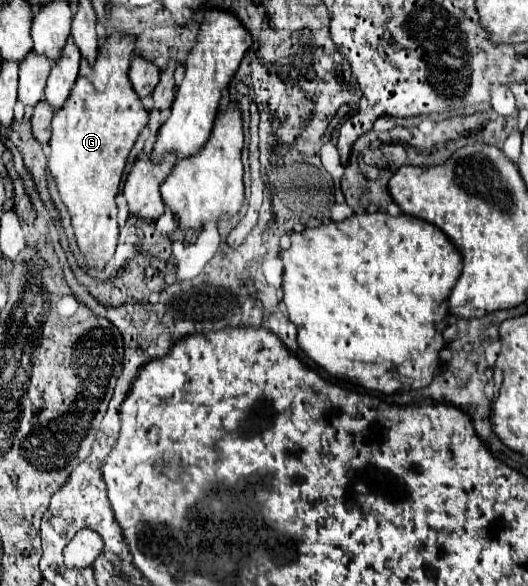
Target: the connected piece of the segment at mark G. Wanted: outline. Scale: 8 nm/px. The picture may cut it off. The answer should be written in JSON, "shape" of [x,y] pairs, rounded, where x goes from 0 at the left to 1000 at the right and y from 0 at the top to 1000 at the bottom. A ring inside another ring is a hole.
{"shape":[[[212,58],[189,82],[178,113],[155,102],[133,171],[98,205],[91,297],[110,321],[114,341],[129,355],[144,416],[174,461],[197,461],[220,430],[223,355],[216,338],[239,270],[261,229],[280,212],[280,188],[242,137],[250,89],[254,65]]]}

